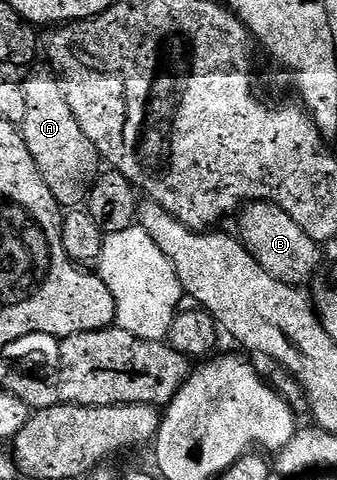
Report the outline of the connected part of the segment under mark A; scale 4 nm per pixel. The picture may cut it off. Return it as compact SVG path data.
M54 74L31 75L28 79L24 78L22 84L25 89L25 98L29 100L27 116L21 128L25 145L29 149L33 161L37 161L37 169L41 169L41 177L45 177L45 185L49 185L49 193L53 193L60 208L82 208L91 195L96 179L101 174L99 150L95 148L93 141L89 141L89 137L85 137L85 129L81 129L81 125L77 125L77 117L73 117L73 109L69 109L69 101L63 92L63 84Z

